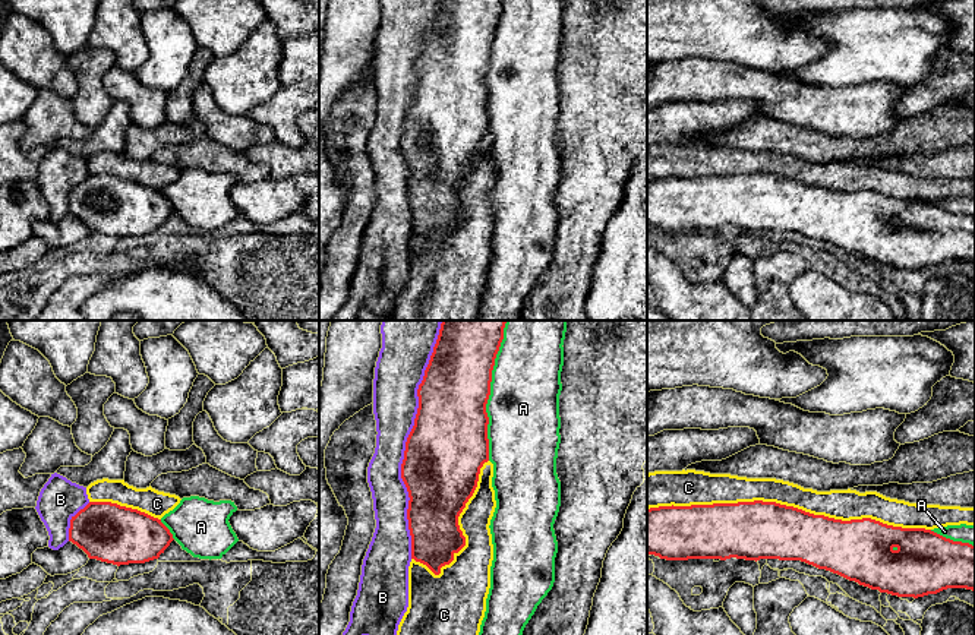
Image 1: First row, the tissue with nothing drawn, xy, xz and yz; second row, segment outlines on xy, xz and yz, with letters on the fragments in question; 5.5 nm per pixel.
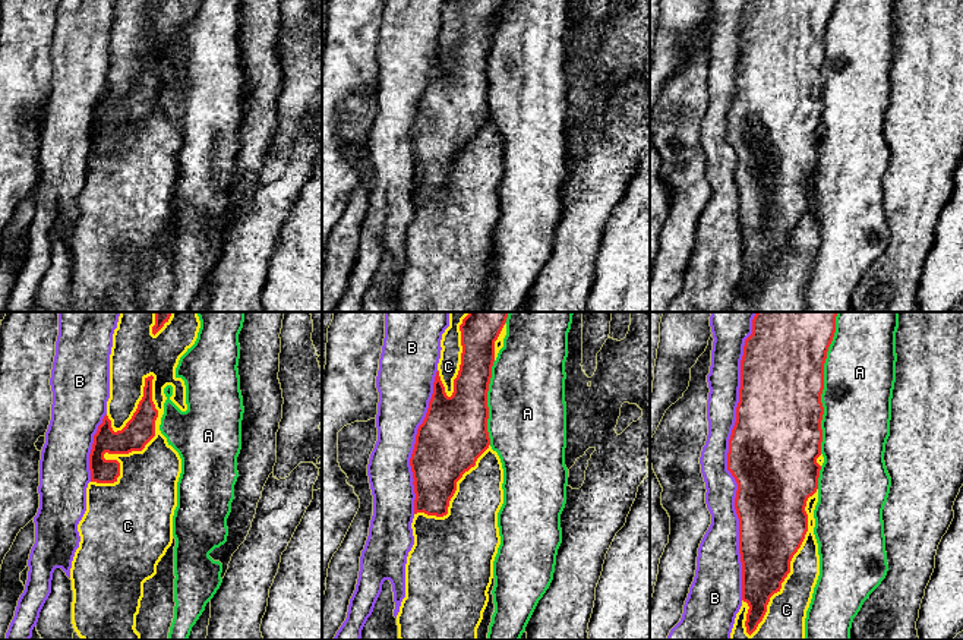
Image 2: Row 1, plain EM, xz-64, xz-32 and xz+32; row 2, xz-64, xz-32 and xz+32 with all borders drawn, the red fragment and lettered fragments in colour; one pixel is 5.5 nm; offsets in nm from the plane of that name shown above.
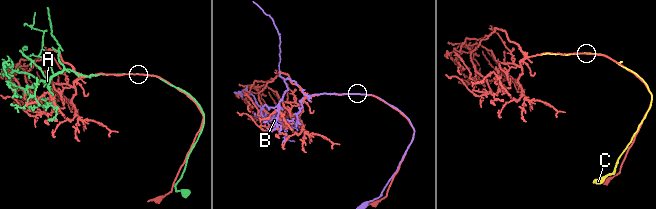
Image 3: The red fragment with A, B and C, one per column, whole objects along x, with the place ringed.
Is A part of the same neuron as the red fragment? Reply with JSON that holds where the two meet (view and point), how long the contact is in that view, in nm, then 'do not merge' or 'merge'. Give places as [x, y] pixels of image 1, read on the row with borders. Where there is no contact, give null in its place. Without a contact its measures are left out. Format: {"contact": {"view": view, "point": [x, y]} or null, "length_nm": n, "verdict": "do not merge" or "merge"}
{"contact": {"view": "xz", "point": [489, 391]}, "length_nm": 800, "verdict": "do not merge"}

